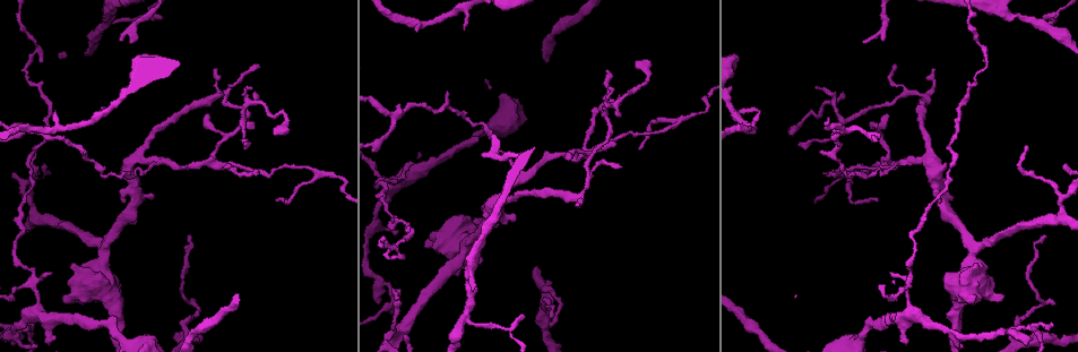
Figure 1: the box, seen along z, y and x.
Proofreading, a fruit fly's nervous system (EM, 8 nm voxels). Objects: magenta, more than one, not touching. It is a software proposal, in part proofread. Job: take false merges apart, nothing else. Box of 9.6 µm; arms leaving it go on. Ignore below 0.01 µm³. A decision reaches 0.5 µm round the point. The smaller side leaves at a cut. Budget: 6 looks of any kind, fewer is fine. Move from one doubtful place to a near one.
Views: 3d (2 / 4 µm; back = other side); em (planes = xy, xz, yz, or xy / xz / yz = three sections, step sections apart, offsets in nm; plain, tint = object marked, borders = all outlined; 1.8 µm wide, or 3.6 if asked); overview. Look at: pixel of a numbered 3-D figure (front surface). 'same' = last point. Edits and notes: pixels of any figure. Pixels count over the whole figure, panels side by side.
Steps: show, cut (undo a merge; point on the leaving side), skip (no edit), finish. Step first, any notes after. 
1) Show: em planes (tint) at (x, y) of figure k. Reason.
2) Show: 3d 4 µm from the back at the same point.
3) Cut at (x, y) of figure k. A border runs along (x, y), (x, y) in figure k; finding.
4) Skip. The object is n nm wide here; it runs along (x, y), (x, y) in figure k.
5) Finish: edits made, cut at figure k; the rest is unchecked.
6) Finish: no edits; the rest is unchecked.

Show: 3d 4 µm at (185, 333) of figure 1. Abrupt turn.

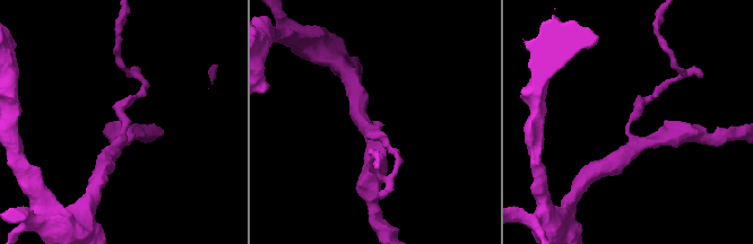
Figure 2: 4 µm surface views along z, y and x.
Show: em planes (plain) at (375, 122) of figure 2. 3 arms meet here.

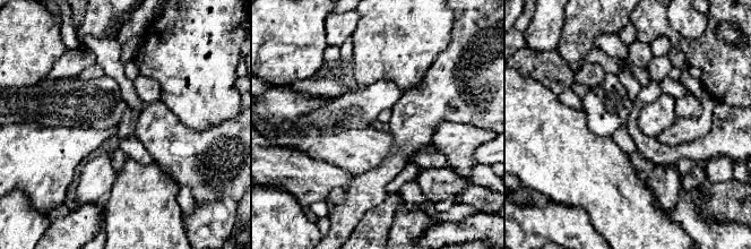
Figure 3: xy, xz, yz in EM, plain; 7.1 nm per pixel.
Show: em planes (tint) at the same point. Where the object lies.

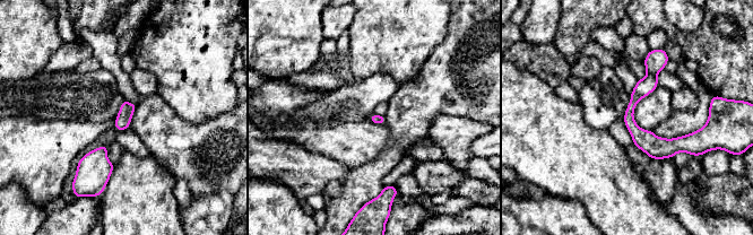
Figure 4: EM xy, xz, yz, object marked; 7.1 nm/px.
Skip. Continuous, no second neuron.

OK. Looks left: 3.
Show: 3d 4 µm at (97, 262) of figure 1.

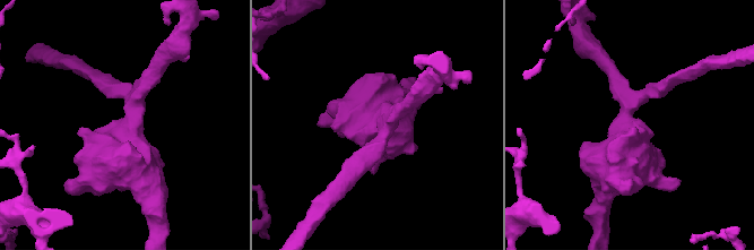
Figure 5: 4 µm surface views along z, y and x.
Show: em 3.6 µm xy step 4 (tint) at (126, 129) of figure 5. Shape alone is not enough.

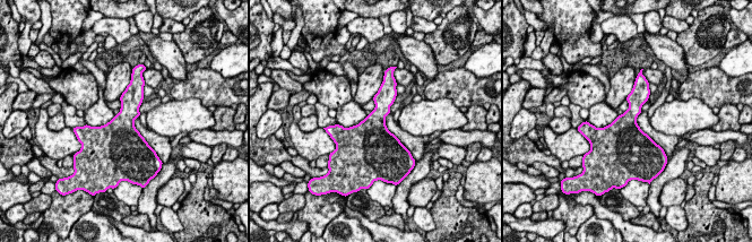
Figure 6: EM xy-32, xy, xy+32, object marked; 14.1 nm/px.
Show: em 3.6 µm planes (borders) at the same point.

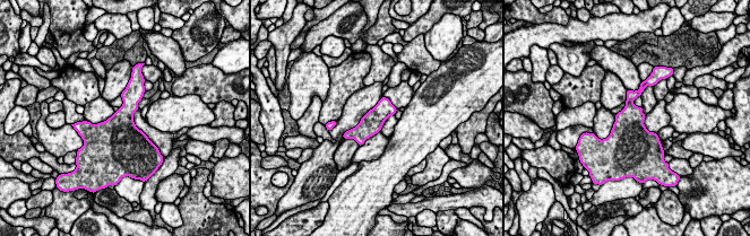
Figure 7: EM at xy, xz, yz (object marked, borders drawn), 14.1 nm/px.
Skip. The object is 320 nm wide here; all the same neuron.

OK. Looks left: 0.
Finish: no edits; the rest is unchecked.

